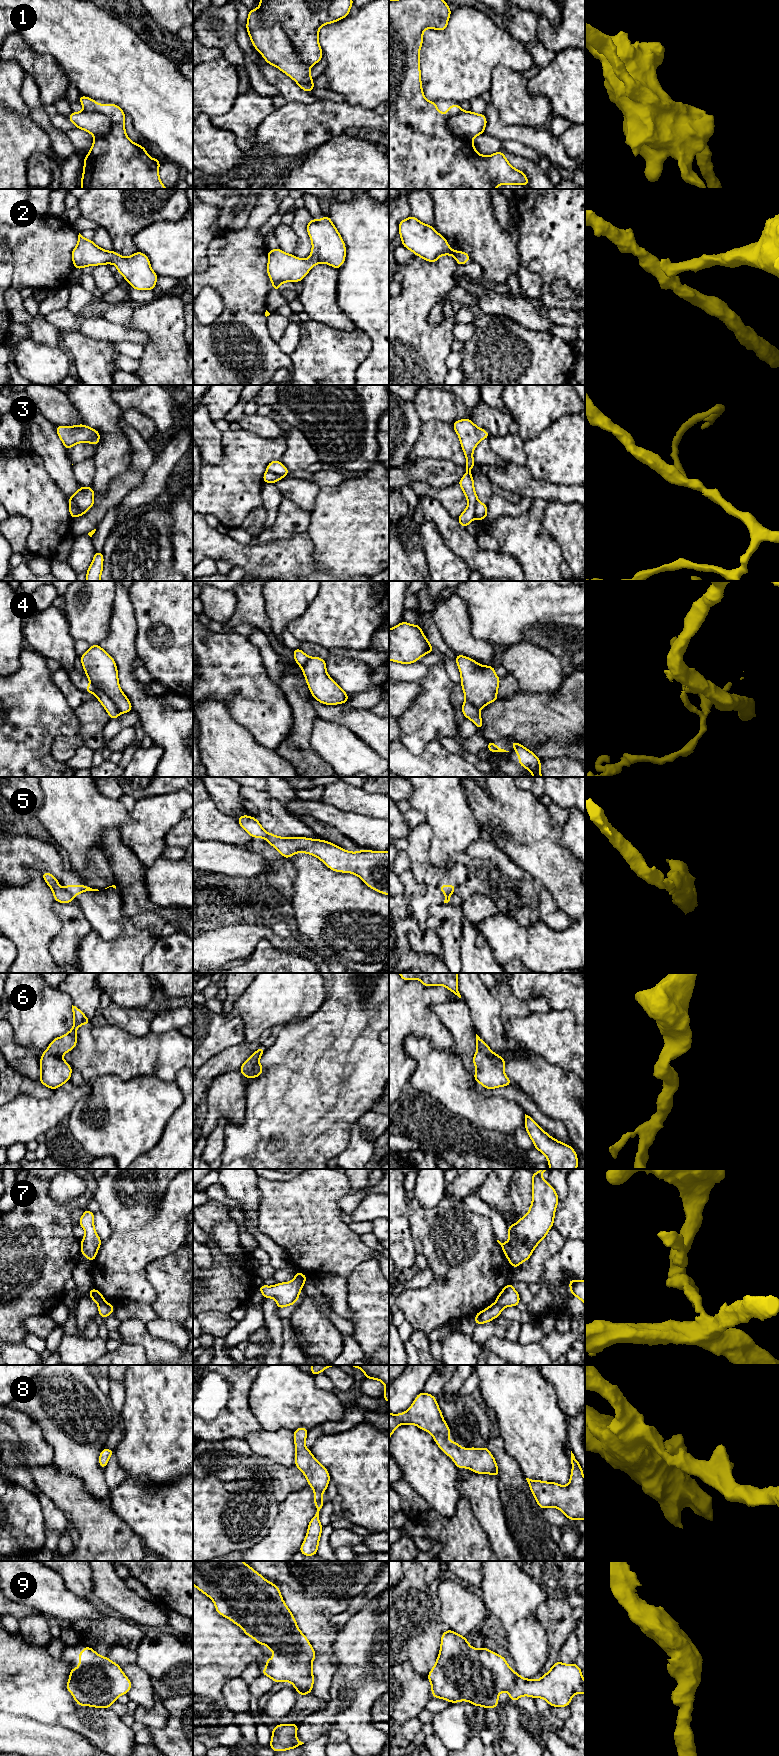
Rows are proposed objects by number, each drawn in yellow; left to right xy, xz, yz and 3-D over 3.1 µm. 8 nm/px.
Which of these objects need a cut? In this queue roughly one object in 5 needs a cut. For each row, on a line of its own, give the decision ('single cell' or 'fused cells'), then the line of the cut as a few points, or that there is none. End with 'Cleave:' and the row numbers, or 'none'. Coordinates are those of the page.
1: fused cells | xz (257, 9), (261, 23), (279, 23), (292, 50), (311, 65)
2: single cell | no cut
3: fused cells | xz (267, 470), (284, 476)
4: fused cells | xy (90, 681), (113, 702), (120, 712)
5: fused cells | xy (64, 889), (72, 896)
6: single cell | no cut
7: fused cells | xz (295, 1277), (304, 1281)
8: single cell | no cut
9: single cell | no cut
Cleave: 1, 3, 4, 5, 7

